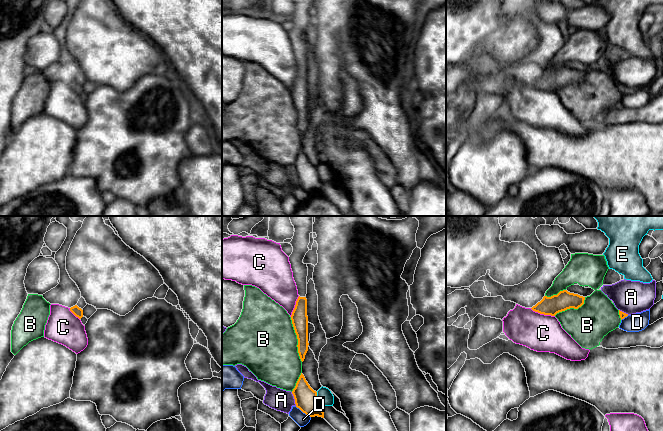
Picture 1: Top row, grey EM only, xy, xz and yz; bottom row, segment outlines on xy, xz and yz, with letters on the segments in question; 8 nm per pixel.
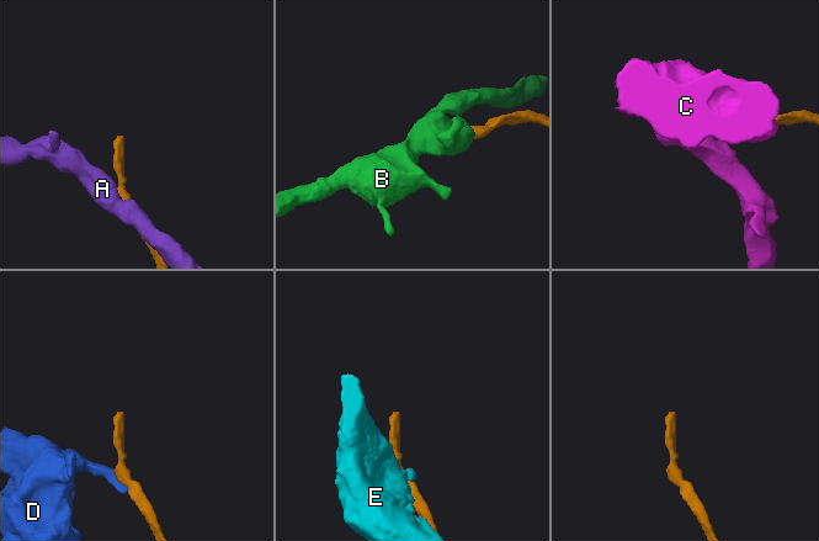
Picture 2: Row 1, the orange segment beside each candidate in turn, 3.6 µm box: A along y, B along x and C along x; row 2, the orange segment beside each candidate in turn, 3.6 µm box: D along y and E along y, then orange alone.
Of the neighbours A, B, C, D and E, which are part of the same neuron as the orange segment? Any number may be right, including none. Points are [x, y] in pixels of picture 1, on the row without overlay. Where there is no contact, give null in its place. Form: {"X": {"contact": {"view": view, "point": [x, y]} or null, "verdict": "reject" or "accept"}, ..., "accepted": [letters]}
{"A": {"contact": {"view": "xz", "point": [294, 174]}, "verdict": "reject"}, "B": {"contact": {"view": "xz", "point": [297, 114]}, "verdict": "reject"}, "C": {"contact": {"view": "yz", "point": [542, 89]}, "verdict": "reject"}, "D": {"contact": {"view": "xz", "point": [303, 188]}, "verdict": "reject"}, "E": {"contact": {"view": "xz", "point": [317, 175]}, "verdict": "reject"}, "accepted": []}

